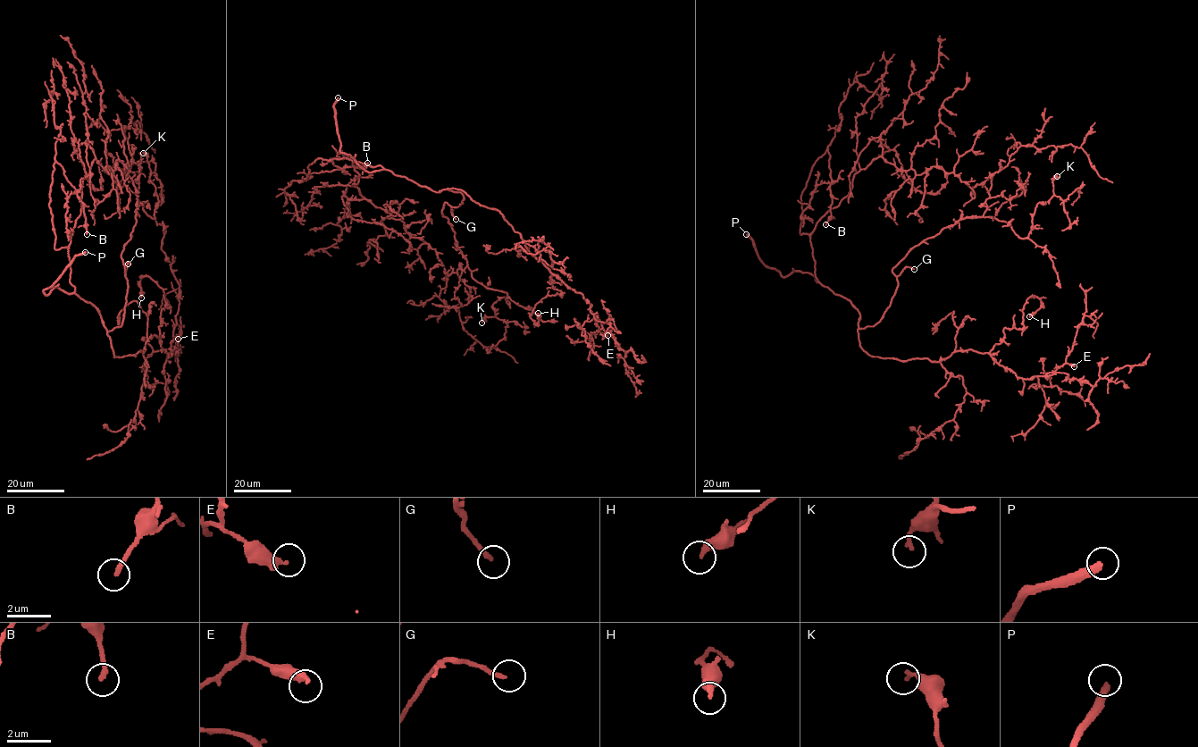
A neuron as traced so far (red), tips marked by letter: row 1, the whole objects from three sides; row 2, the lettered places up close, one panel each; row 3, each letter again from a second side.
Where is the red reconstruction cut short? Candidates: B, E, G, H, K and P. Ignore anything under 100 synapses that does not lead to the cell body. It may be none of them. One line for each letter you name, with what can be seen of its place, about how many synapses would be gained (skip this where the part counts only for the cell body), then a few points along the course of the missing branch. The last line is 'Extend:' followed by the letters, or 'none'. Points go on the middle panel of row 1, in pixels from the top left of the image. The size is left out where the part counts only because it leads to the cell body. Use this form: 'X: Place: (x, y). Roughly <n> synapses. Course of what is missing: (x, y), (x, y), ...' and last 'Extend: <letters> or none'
B: Place: (367, 163). Roughly 100 synapses. Course of what is missing: (367, 163), (389, 166), (394, 164), (394, 160), (409, 163)
G: Place: (456, 219). Roughly 250 synapses. Course of what is missing: (456, 219), (466, 227), (464, 231), (476, 247), (506, 273), (513, 271), (502, 282), (498, 271), (488, 263)
P: Place: (338, 97). Course of what is missing: (338, 97), (341, 80)
Extend: B, G, P

